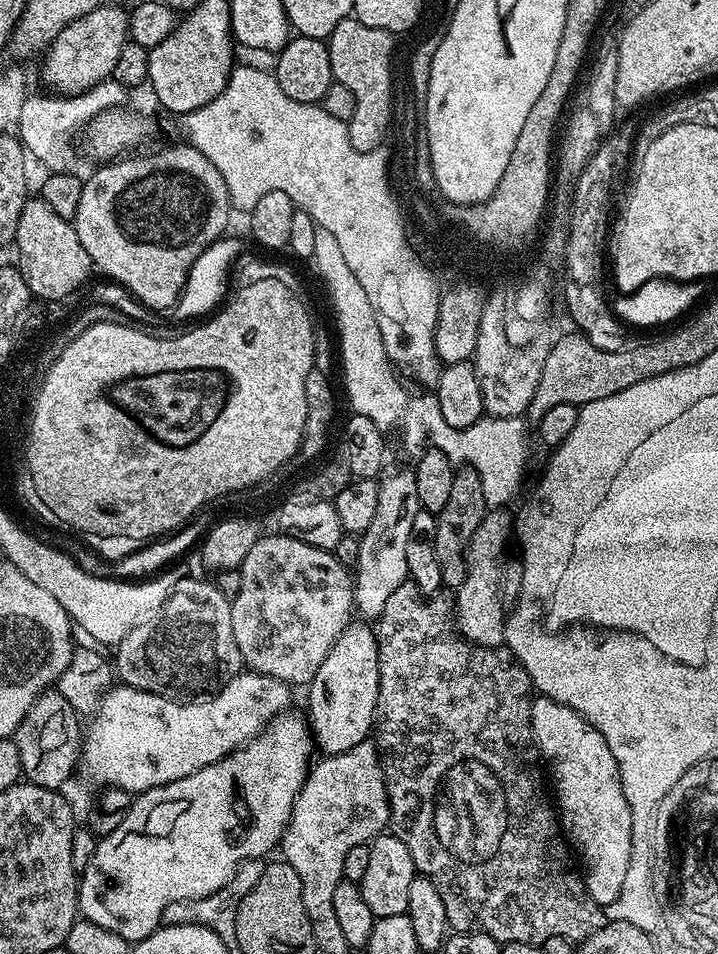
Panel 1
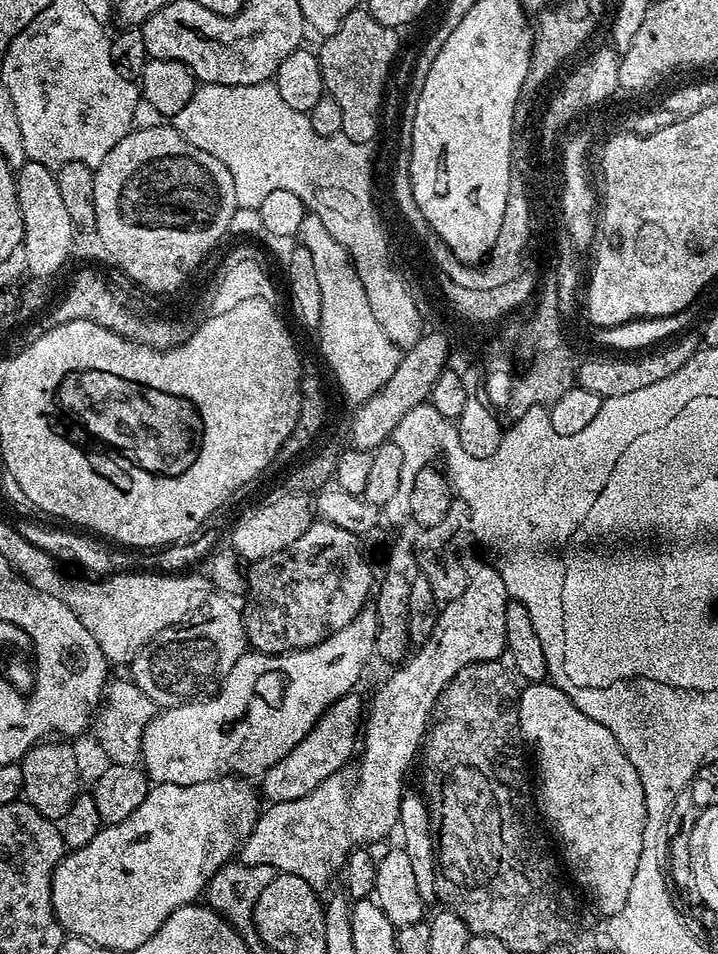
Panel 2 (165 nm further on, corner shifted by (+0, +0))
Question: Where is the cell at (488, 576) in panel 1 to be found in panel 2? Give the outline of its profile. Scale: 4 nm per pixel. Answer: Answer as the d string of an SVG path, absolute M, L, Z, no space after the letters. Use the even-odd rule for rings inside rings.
M465 555L462 561L462 570L468 576L466 590L439 609L430 638L373 694L362 730L362 747L355 761L356 773L347 776L347 771L335 772L302 798L269 803L241 844L239 863L263 862L277 872L298 874L312 888L324 890L335 876L337 879L352 849L371 845L371 840L380 840L397 827L400 798L406 791L404 775L421 751L441 692L467 664L496 662L506 652L508 591L495 563L472 555Z

